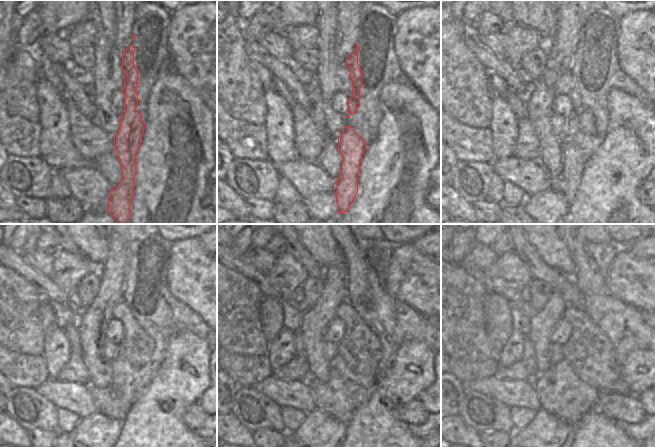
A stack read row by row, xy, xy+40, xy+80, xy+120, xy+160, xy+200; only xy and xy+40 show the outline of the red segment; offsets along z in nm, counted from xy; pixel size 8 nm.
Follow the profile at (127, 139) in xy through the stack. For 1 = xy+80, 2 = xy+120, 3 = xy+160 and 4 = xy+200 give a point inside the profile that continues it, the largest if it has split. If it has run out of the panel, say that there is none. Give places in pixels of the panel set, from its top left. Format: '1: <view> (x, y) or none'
1: xy+80 (573, 163)
2: xy+120 (129, 296)
3: xy+160 (352, 295)
4: xy+200 (577, 277)

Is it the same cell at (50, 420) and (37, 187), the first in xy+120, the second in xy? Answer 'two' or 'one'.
one

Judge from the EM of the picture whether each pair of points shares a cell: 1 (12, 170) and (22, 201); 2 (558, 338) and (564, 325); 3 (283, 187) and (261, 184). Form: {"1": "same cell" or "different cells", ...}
{"1": "different cells", "2": "same cell", "3": "different cells"}

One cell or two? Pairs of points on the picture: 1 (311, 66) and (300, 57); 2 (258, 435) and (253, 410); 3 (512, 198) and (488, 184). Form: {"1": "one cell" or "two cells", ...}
{"1": "one cell", "2": "two cells", "3": "two cells"}

